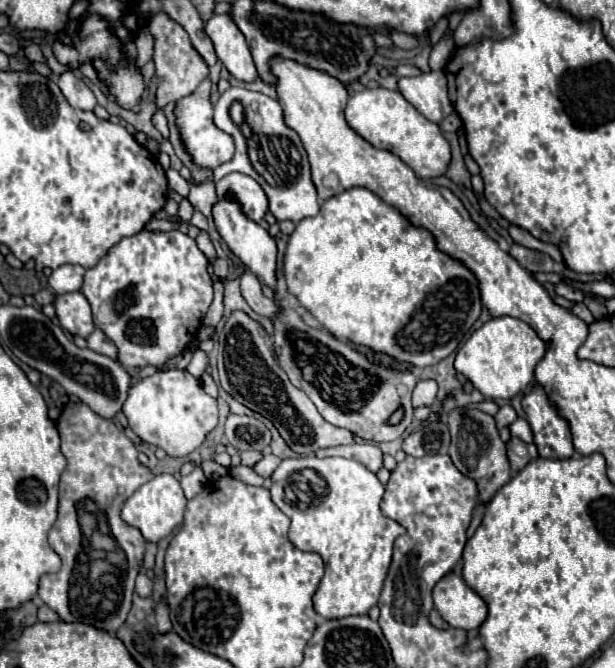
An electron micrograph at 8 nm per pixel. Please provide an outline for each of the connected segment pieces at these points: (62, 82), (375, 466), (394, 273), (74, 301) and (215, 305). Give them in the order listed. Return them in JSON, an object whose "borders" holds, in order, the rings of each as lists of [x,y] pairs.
{"borders":[[[[65,72],[59,76],[59,88],[63,92],[63,96],[67,98],[67,102],[73,106],[73,108],[79,108],[79,110],[93,110],[97,106],[97,100],[93,96],[93,92],[85,86],[85,82],[77,76],[73,76],[71,72]]],[[[349,444],[349,446],[333,446],[333,448],[323,448],[323,450],[317,450],[315,456],[319,458],[325,458],[325,456],[343,456],[343,458],[353,458],[357,462],[361,462],[367,470],[371,472],[377,472],[383,462],[383,452],[373,446],[373,444]]],[[[349,188],[341,194],[325,200],[321,204],[321,210],[319,210],[317,216],[301,220],[297,224],[295,232],[289,236],[287,252],[285,252],[285,258],[283,258],[283,270],[285,270],[287,292],[293,294],[297,298],[297,302],[301,304],[301,308],[305,308],[333,338],[343,340],[343,342],[351,342],[351,344],[357,344],[357,346],[365,346],[365,348],[369,348],[373,352],[379,352],[379,354],[387,354],[387,356],[395,358],[397,362],[411,364],[413,368],[425,368],[425,366],[437,364],[439,360],[447,358],[463,342],[463,338],[465,338],[463,334],[469,332],[469,328],[479,318],[481,308],[483,308],[481,298],[479,298],[477,278],[461,262],[457,262],[451,256],[439,252],[435,248],[435,240],[429,232],[425,232],[423,228],[415,228],[407,218],[401,216],[401,212],[397,212],[393,206],[385,204],[379,196],[375,196],[367,188]]],[[[81,292],[59,294],[55,300],[55,310],[57,310],[59,324],[71,336],[87,338],[95,330],[89,312],[89,302],[85,300],[85,296],[81,296]]],[[[211,263],[207,264],[207,271],[209,272],[211,281],[213,282],[214,298],[208,312],[203,318],[202,323],[205,326],[212,326],[215,328],[223,317],[224,284],[222,280],[219,280],[219,278],[215,276],[215,273],[213,272],[213,265]]]]}

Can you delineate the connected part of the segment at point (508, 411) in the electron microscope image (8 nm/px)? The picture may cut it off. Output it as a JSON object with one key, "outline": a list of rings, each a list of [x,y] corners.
{"outline":[[[505,404],[505,406],[501,406],[501,408],[499,408],[499,412],[497,412],[495,420],[497,420],[497,426],[499,426],[499,428],[509,426],[509,424],[513,424],[513,422],[517,420],[517,412],[513,410],[513,406],[511,406],[511,404]]]}

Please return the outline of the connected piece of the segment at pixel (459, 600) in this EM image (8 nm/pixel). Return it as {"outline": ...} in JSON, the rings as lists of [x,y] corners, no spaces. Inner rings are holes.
{"outline":[[[449,572],[435,584],[433,602],[443,620],[453,628],[475,630],[487,618],[485,602],[455,572]]]}

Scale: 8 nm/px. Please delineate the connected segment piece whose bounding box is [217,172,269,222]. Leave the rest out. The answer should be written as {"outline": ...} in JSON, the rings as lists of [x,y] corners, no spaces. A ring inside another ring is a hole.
{"outline":[[[229,174],[225,178],[221,178],[217,182],[217,196],[225,196],[233,192],[237,196],[237,200],[243,206],[243,212],[253,220],[253,222],[261,222],[269,210],[269,202],[267,196],[263,192],[263,188],[245,174]]]}

